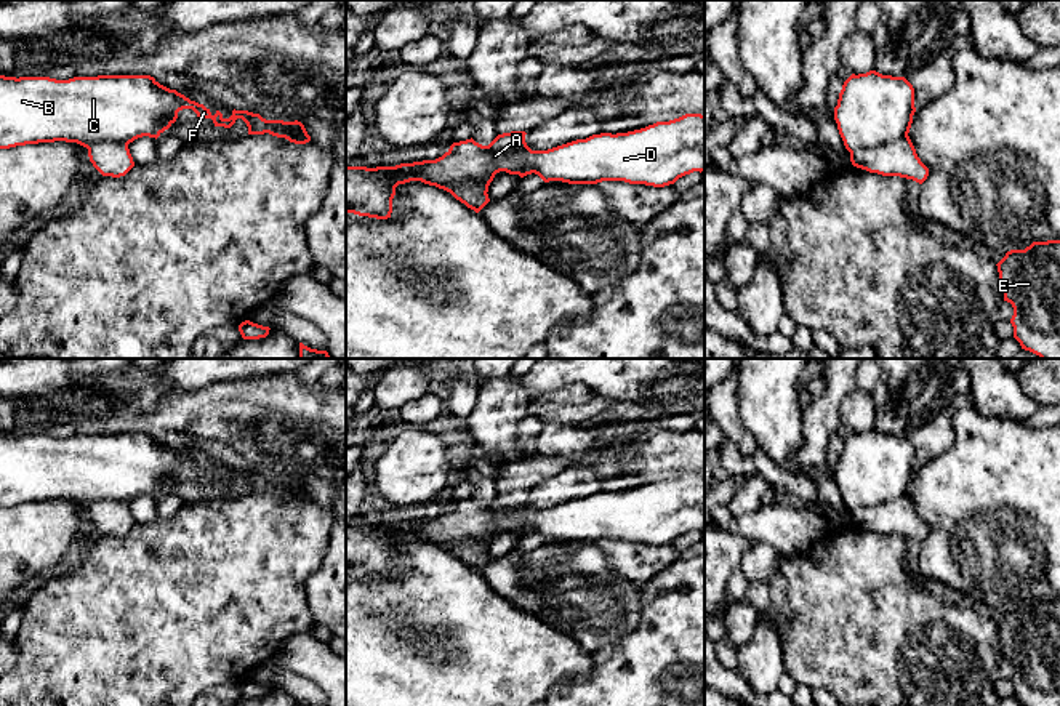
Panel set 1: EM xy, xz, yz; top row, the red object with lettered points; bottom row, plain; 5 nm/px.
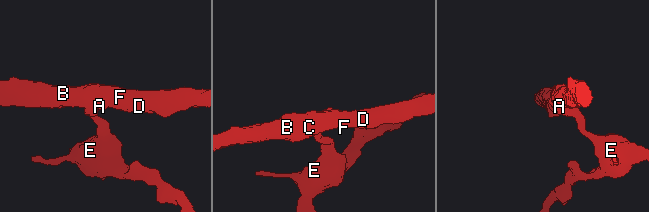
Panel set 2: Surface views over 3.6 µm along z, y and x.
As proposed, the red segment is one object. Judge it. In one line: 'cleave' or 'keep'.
cleave

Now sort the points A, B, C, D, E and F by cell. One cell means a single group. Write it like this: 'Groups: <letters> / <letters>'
Groups: A B C D F / E

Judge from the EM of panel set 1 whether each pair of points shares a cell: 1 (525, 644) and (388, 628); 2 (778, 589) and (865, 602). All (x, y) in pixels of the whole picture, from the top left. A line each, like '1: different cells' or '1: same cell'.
1: same cell
2: different cells

